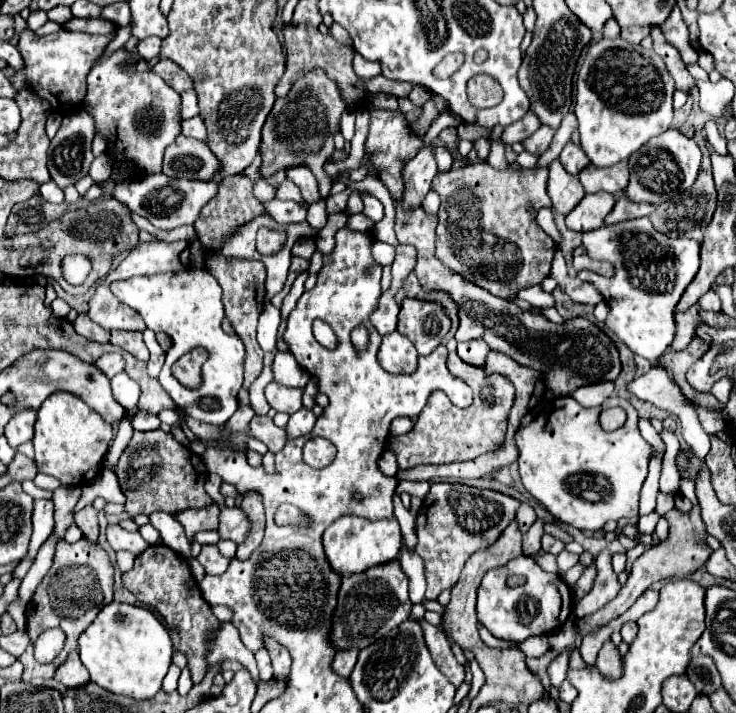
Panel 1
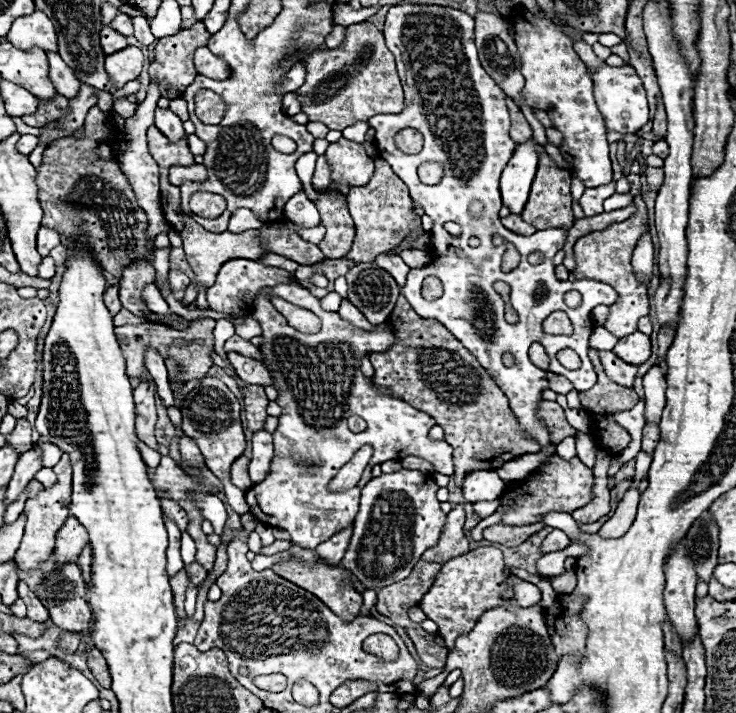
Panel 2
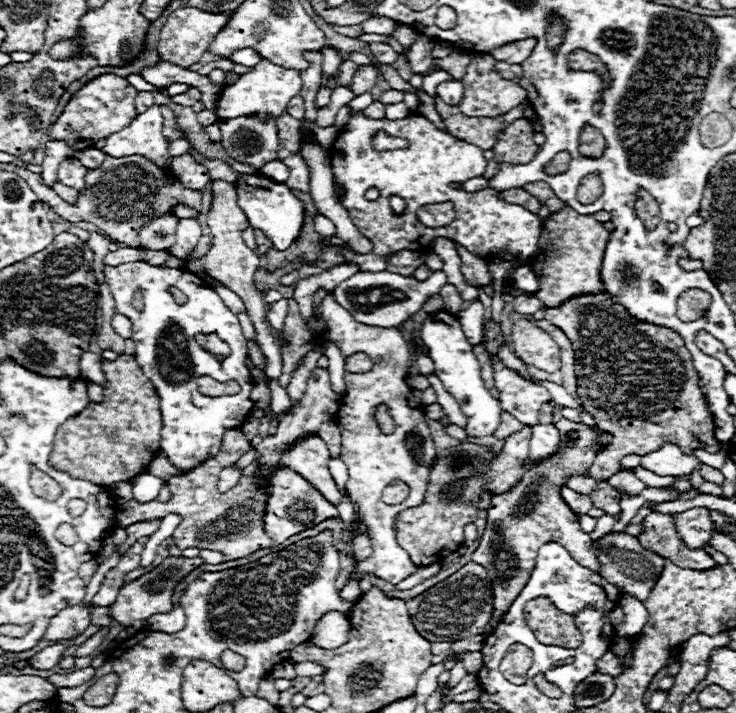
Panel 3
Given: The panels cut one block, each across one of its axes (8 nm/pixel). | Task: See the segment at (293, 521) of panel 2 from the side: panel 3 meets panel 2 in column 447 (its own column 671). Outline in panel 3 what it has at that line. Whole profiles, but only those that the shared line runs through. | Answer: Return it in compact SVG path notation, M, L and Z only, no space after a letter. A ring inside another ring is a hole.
M664 444L658 452L642 456L642 466L658 476L686 476L696 470L700 460L684 454L676 444Z

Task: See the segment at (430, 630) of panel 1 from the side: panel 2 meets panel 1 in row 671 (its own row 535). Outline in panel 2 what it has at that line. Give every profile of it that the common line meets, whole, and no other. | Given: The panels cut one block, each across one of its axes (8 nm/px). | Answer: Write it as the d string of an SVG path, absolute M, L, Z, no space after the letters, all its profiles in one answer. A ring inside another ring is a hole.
M458 504L454 510L448 512L438 544L434 548L428 548L422 554L422 560L444 564L450 558L464 554L468 550L468 538L464 536L462 526L464 526L464 508L462 504Z

